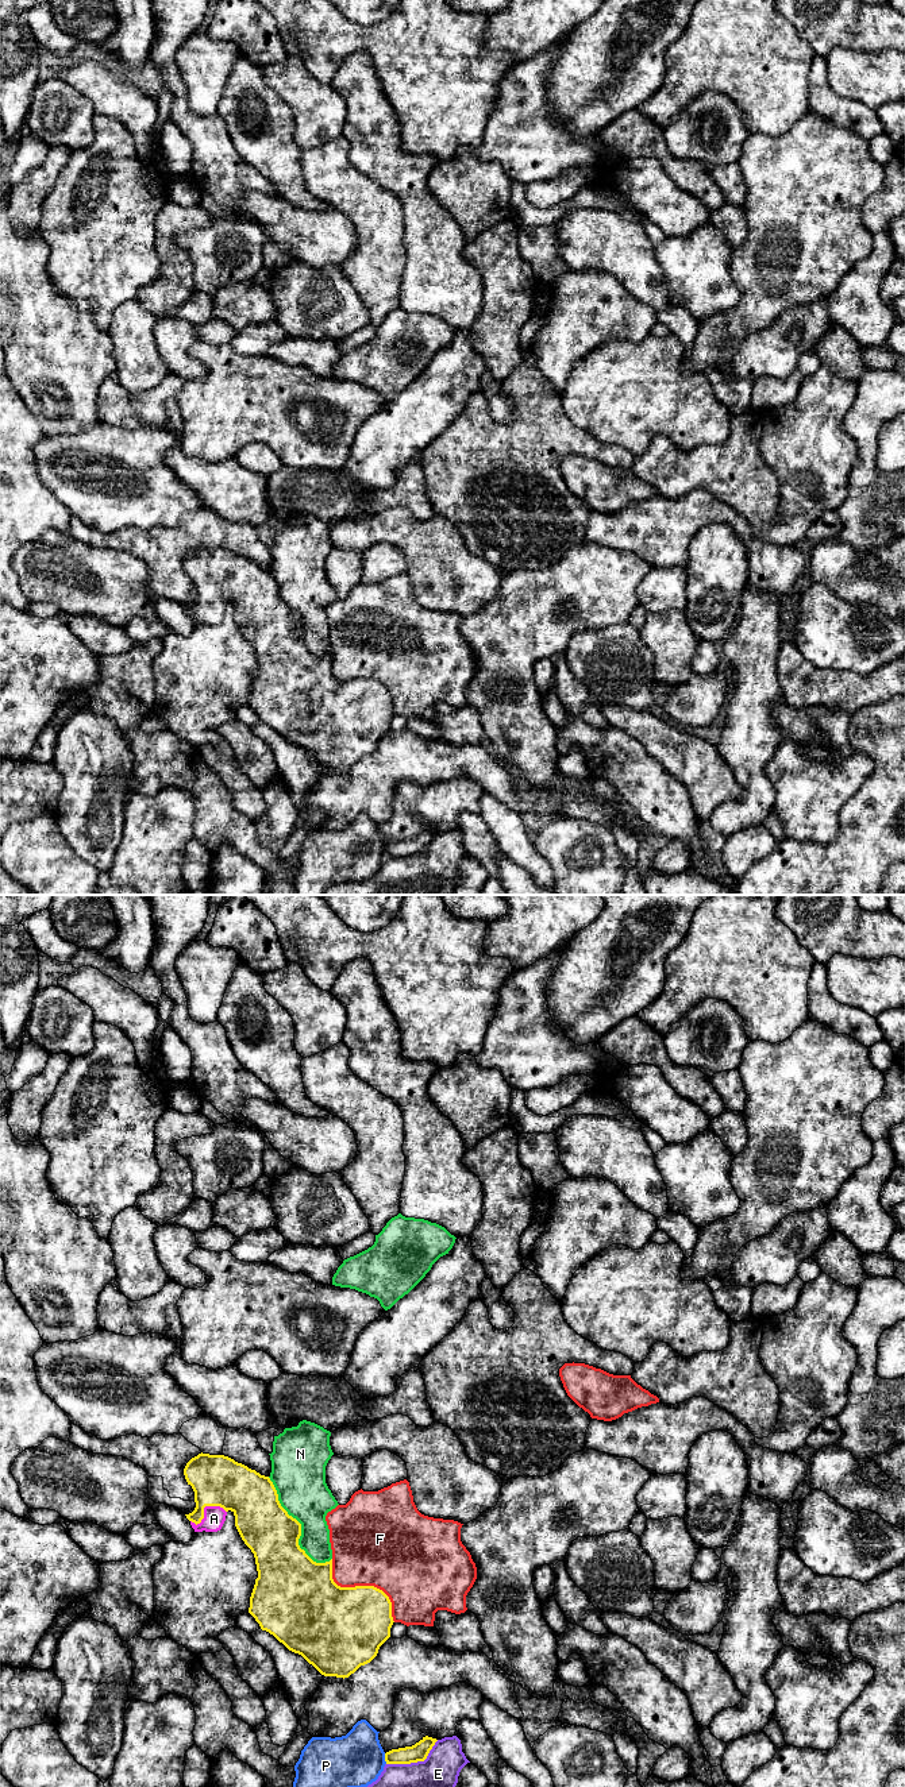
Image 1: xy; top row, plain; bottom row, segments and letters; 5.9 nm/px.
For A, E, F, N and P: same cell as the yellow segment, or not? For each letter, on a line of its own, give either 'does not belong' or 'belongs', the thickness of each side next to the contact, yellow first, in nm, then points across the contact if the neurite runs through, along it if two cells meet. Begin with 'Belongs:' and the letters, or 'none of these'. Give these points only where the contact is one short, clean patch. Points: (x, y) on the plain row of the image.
Belongs: A
A: belongs; 300 nm thick on the yellow side, 130 nm on the other
E: does not belong; 110 nm thick on the yellow side, 460 nm on the other
F: does not belong; 460 nm thick on the yellow side, 480 nm on the other
N: does not belong; 320 nm thick on the yellow side, 300 nm on the other
P: does not belong; 110 nm thick on the yellow side, 320 nm on the other

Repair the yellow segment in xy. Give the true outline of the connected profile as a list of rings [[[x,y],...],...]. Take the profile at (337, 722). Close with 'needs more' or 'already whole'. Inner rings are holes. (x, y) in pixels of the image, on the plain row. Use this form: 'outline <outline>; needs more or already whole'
outline [[[203,545],[186,556],[184,568],[195,584],[196,601],[185,607],[195,625],[217,625],[226,614],[227,605],[234,606],[235,620],[255,651],[258,671],[250,690],[249,706],[262,723],[273,727],[289,744],[301,748],[324,769],[348,771],[377,749],[380,740],[390,730],[394,715],[389,690],[374,679],[338,679],[332,672],[332,652],[316,656],[300,641],[301,617],[281,599],[269,570],[228,549]]]; needs more

